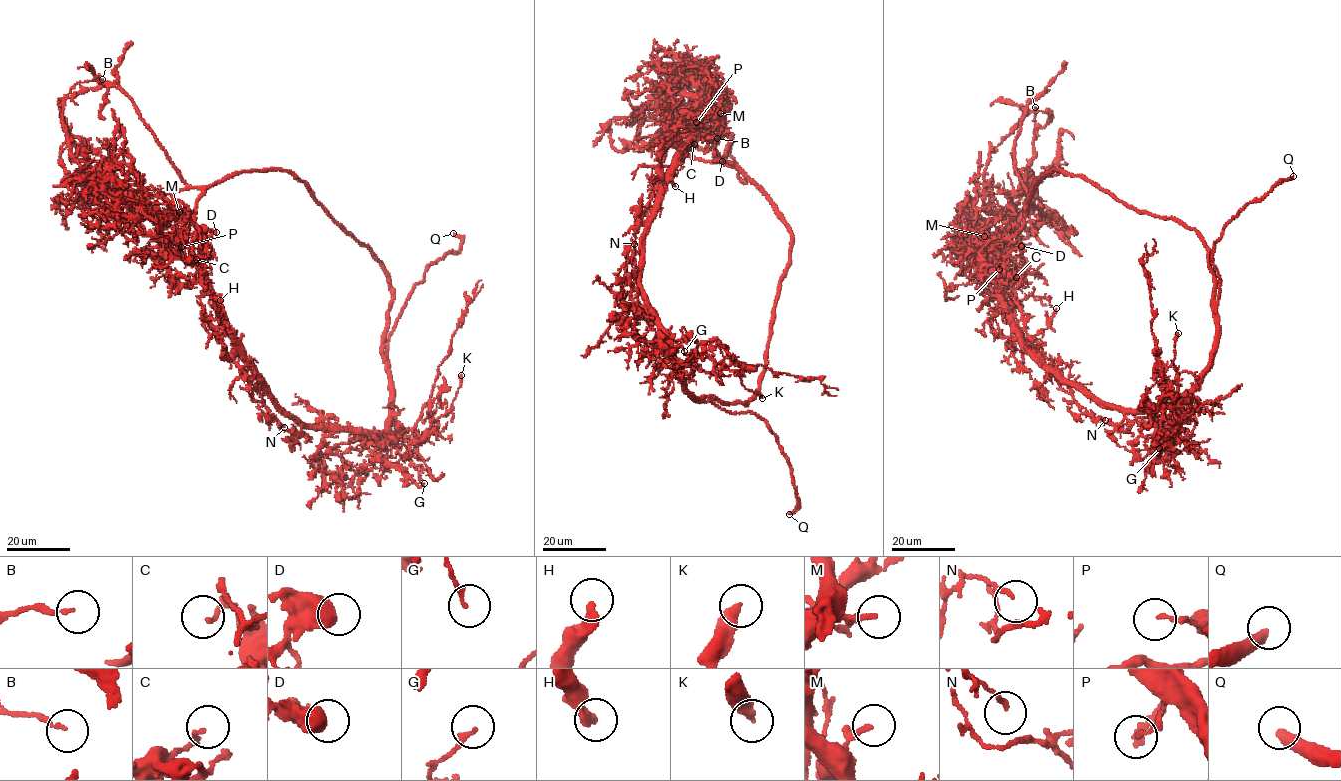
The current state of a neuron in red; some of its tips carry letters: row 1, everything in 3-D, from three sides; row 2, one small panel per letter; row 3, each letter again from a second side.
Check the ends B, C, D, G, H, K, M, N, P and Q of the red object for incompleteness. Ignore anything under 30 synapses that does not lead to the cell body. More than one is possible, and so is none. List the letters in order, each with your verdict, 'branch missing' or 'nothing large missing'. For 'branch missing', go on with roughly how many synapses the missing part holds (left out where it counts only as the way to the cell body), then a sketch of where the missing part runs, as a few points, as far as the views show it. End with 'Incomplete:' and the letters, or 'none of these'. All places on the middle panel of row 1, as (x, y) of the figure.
B: nothing large missing
C: nothing large missing
D: nothing large missing
G: nothing large missing
H: nothing large missing
K: nothing large missing
M: nothing large missing
N: nothing large missing
P: nothing large missing
Q: branch missing | (789, 514), (779, 518), (774, 532), (756, 548), (759, 549)
Incomplete: Q

